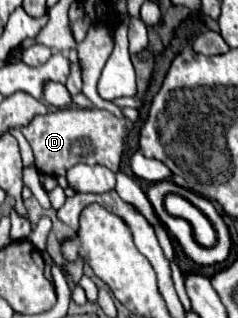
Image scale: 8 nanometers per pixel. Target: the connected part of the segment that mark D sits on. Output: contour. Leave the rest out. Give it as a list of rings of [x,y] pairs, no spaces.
[[[64,108],[48,112],[44,116],[34,116],[30,124],[20,128],[26,140],[30,142],[36,158],[36,168],[48,176],[66,174],[78,162],[84,164],[102,164],[116,172],[120,166],[120,156],[124,150],[126,120],[116,118],[108,110],[84,110],[84,108]]]

